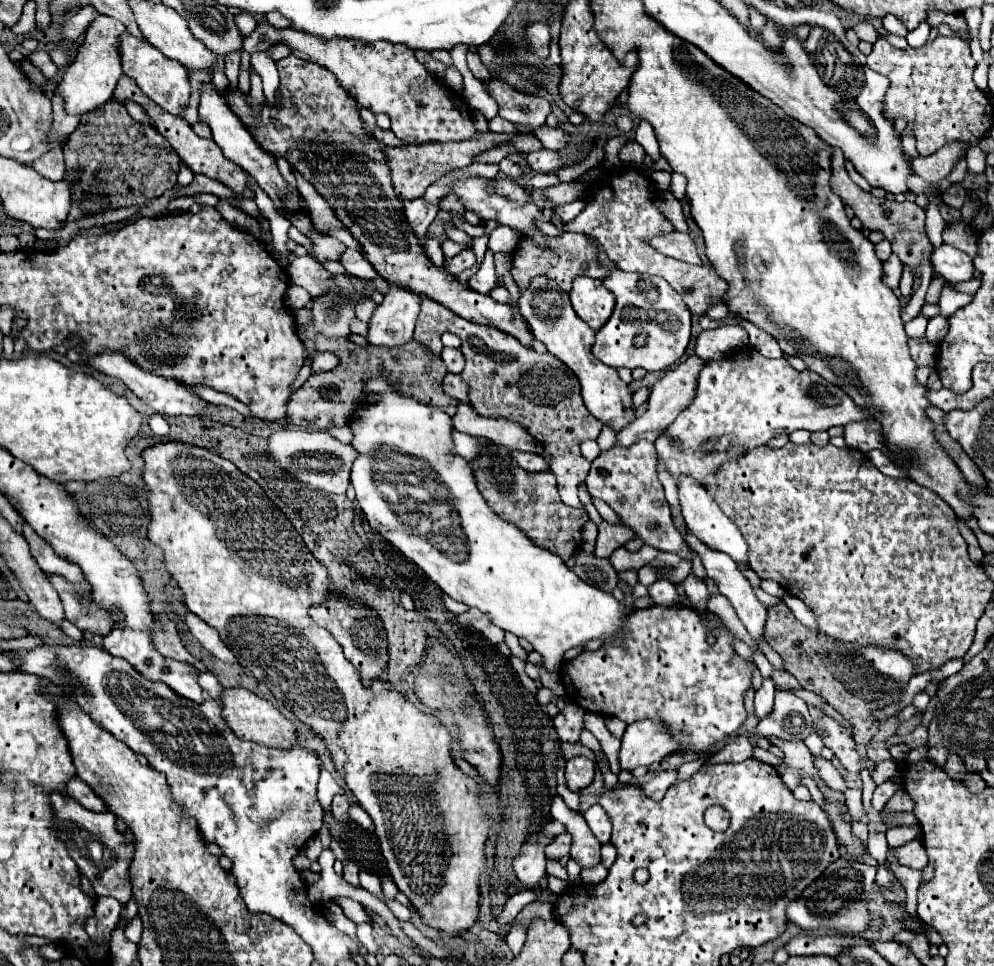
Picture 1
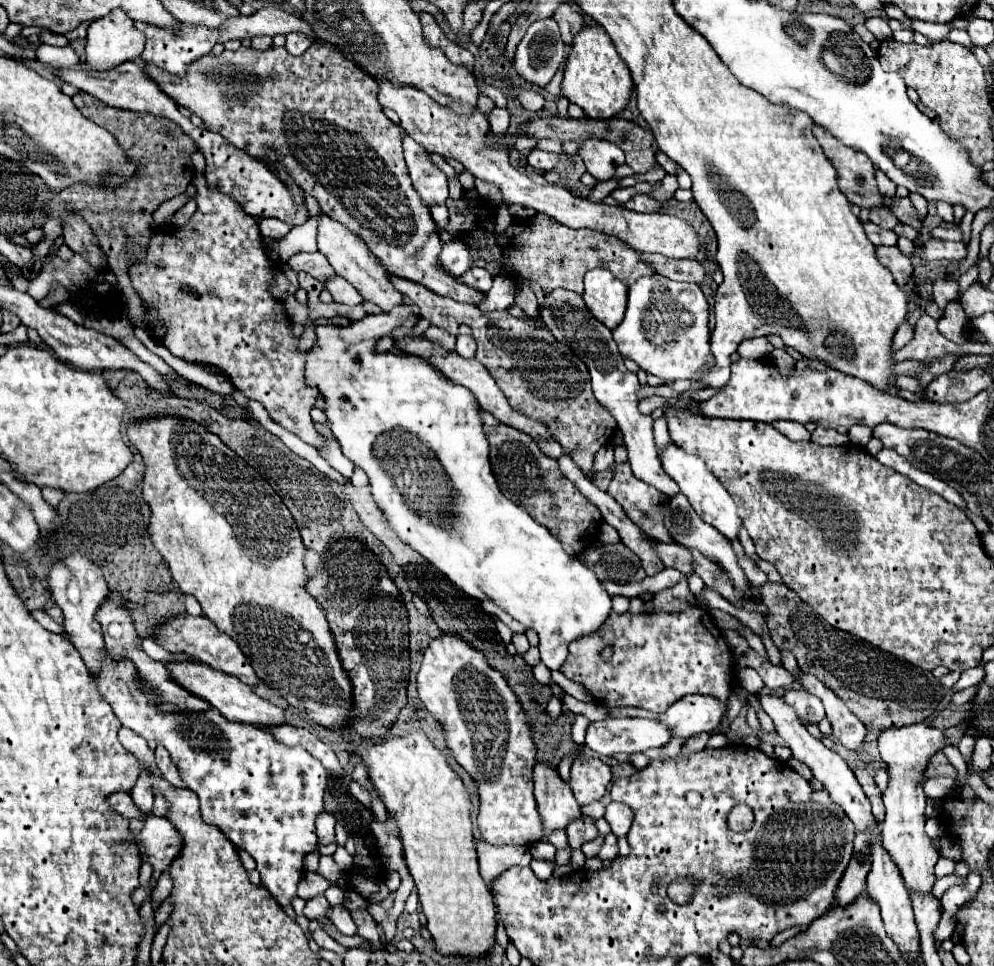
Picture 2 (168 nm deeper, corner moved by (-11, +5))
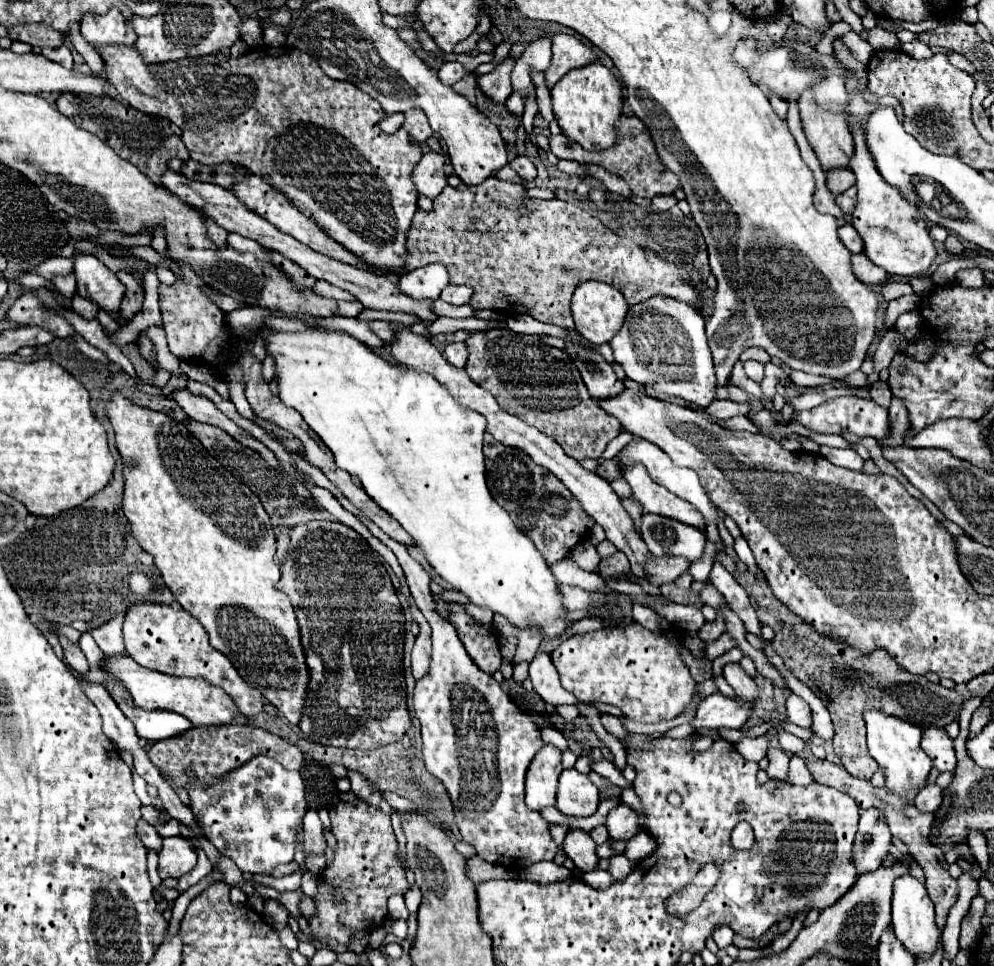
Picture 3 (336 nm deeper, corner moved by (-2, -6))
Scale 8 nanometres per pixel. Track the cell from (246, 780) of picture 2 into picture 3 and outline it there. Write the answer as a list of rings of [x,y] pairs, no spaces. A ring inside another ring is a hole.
[[[256,755],[208,787],[198,785],[194,771],[186,771],[186,775],[190,809],[204,837],[222,855],[228,855],[240,871],[270,875],[276,865],[294,859],[298,827],[308,811],[304,799],[306,785],[300,771],[286,771],[274,759]]]

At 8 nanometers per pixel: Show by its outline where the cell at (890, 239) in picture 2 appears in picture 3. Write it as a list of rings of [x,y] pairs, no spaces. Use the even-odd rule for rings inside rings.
[[[850,223],[842,225],[842,227],[838,229],[838,235],[840,235],[840,239],[844,241],[844,245],[850,247],[852,253],[862,253],[862,251],[864,251],[864,241],[862,241],[862,237],[858,235],[858,231],[856,231]]]

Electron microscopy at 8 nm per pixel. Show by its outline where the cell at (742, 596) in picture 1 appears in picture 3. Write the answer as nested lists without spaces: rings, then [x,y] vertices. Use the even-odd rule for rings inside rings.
[[[646,513],[642,517],[642,537],[650,553],[656,557],[676,555],[696,561],[704,555],[706,535],[698,527],[690,527],[670,517]]]

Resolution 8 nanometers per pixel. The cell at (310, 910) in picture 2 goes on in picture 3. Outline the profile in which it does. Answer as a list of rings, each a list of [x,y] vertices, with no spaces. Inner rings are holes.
[[[298,889],[298,891],[284,891],[282,893],[282,903],[284,903],[284,907],[290,911],[290,915],[294,919],[302,917],[302,913],[300,913],[300,901],[302,901],[302,897],[304,897],[302,889]]]

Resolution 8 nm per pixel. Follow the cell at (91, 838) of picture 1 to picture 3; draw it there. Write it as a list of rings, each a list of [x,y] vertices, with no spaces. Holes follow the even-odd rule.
[[[162,837],[158,851],[158,873],[162,879],[180,879],[196,865],[196,851],[184,837]]]

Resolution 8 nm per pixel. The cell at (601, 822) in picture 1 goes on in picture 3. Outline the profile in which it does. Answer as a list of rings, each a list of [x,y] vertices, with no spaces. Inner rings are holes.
[[[618,805],[614,807],[610,813],[608,813],[608,819],[606,819],[606,829],[610,833],[612,839],[618,839],[618,841],[628,841],[630,837],[634,837],[640,827],[638,827],[638,817],[636,813],[626,807],[626,805]]]

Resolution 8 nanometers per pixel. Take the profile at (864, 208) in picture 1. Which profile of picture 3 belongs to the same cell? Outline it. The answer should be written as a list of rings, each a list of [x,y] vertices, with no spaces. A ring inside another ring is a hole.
[[[804,93],[798,105],[804,135],[814,149],[822,171],[828,173],[838,167],[850,167],[854,141],[846,119],[842,115],[832,115],[818,109],[810,93]]]

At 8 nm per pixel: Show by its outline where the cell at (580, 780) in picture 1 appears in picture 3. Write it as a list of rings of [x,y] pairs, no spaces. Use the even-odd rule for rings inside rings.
[[[564,769],[560,775],[560,787],[556,797],[556,809],[572,817],[594,815],[600,803],[598,787],[590,781],[588,775],[578,773],[576,769]]]

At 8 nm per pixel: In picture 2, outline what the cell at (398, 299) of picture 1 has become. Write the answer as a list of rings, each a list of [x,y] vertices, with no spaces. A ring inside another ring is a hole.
[[[403,304],[399,308],[393,308],[393,312],[389,314],[377,314],[377,316],[365,316],[357,322],[349,322],[347,326],[333,326],[333,324],[319,324],[317,330],[317,342],[315,346],[309,350],[307,354],[307,364],[305,364],[305,378],[309,386],[315,386],[323,398],[323,410],[325,416],[329,420],[329,426],[335,434],[335,438],[341,444],[343,454],[355,462],[357,466],[361,466],[367,476],[369,476],[369,486],[373,488],[373,498],[375,502],[381,506],[381,510],[385,512],[391,528],[401,536],[403,542],[407,542],[413,550],[417,550],[421,556],[425,556],[437,570],[441,570],[455,586],[459,586],[465,594],[469,594],[475,600],[491,600],[493,604],[497,604],[499,608],[503,608],[509,616],[513,616],[515,620],[519,620],[523,626],[533,628],[539,634],[539,652],[541,652],[541,662],[549,668],[549,670],[559,670],[561,664],[567,658],[567,646],[585,634],[595,632],[605,618],[611,612],[611,596],[603,590],[601,582],[597,580],[597,576],[583,566],[577,558],[569,556],[567,552],[563,552],[561,542],[555,540],[551,536],[551,532],[537,524],[521,506],[517,506],[515,502],[511,502],[509,498],[503,496],[503,492],[499,490],[495,476],[491,472],[491,464],[489,464],[489,442],[487,436],[483,432],[483,418],[481,418],[481,406],[475,398],[475,394],[471,390],[467,390],[461,384],[455,384],[453,380],[449,380],[447,376],[439,374],[439,370],[435,370],[427,360],[419,360],[417,356],[397,356],[397,354],[377,354],[375,352],[375,344],[377,340],[383,336],[390,335],[393,330],[403,325],[407,318],[419,318],[411,306]]]

